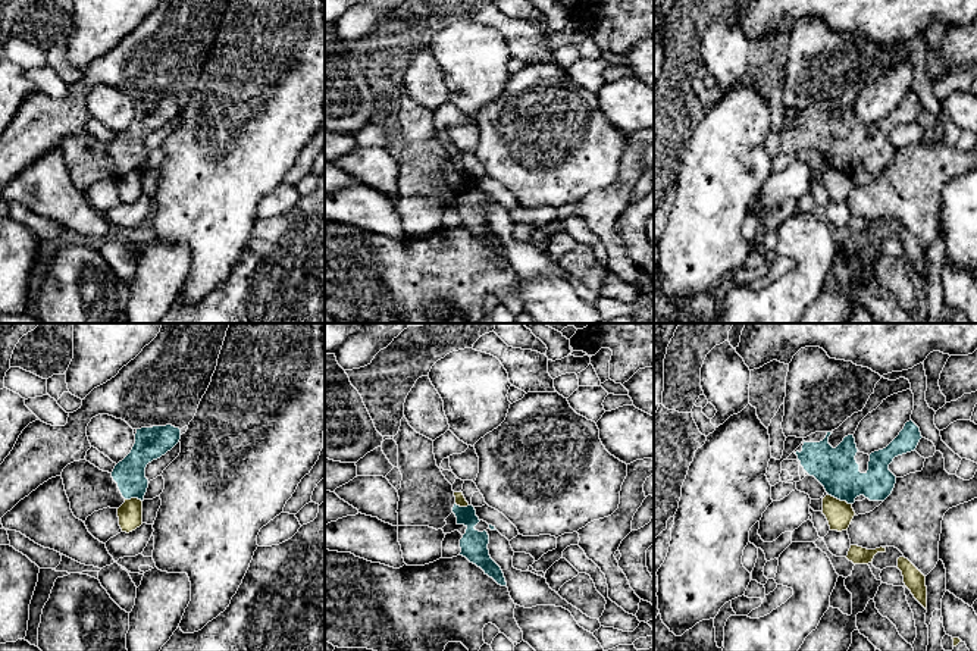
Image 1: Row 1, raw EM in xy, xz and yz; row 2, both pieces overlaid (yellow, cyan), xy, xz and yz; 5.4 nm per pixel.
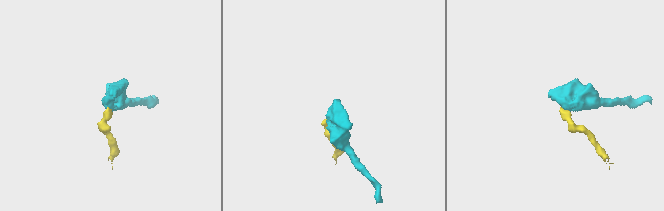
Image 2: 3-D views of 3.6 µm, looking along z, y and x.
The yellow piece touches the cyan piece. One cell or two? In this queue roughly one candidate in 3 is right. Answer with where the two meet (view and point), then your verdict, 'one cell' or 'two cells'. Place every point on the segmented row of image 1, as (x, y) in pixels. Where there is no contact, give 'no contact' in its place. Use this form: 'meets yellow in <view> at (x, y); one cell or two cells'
meets yellow in yz at (839, 500); two cells

